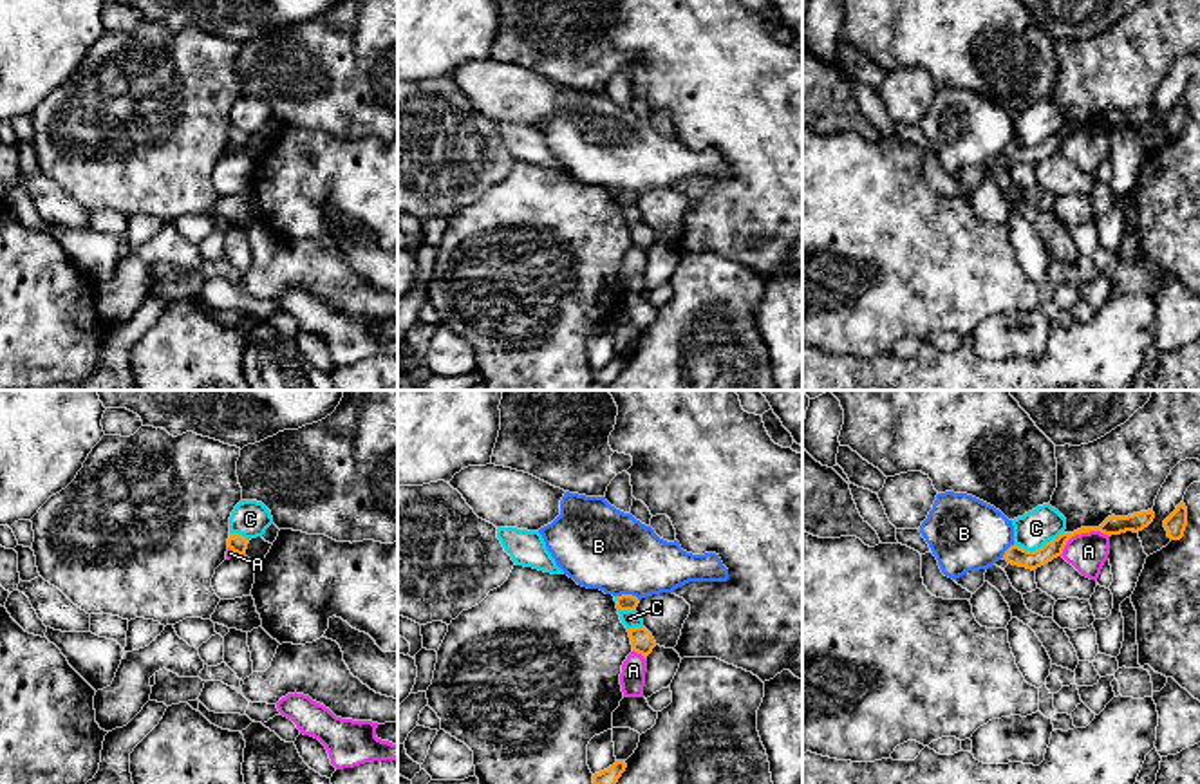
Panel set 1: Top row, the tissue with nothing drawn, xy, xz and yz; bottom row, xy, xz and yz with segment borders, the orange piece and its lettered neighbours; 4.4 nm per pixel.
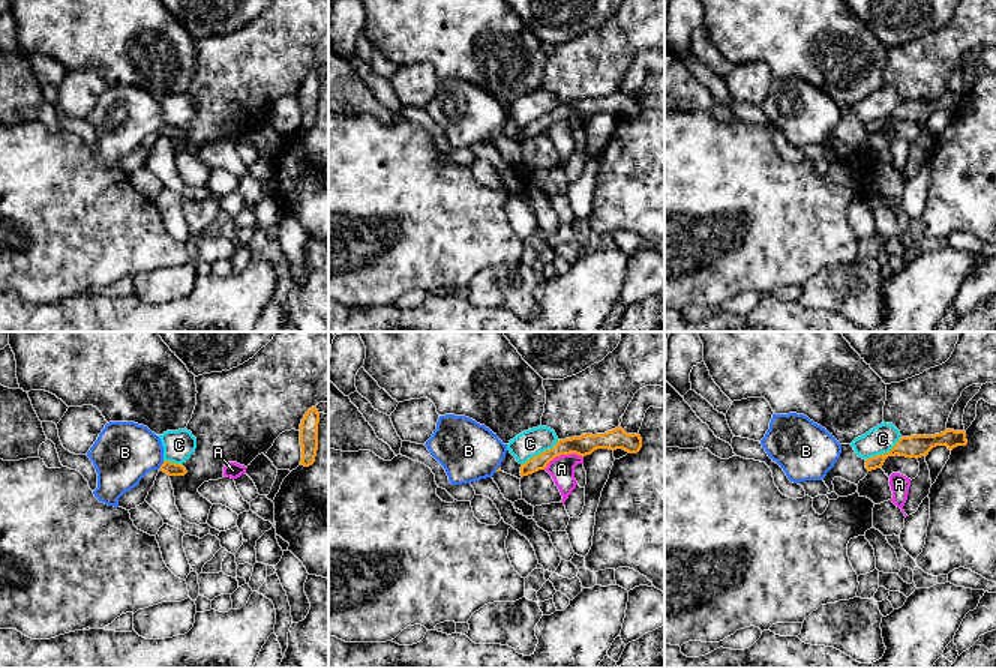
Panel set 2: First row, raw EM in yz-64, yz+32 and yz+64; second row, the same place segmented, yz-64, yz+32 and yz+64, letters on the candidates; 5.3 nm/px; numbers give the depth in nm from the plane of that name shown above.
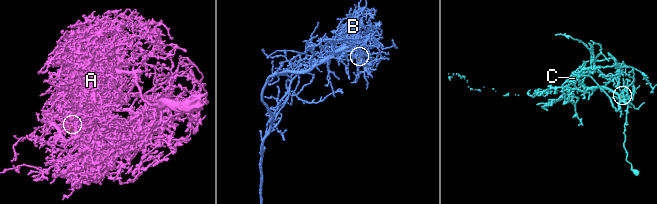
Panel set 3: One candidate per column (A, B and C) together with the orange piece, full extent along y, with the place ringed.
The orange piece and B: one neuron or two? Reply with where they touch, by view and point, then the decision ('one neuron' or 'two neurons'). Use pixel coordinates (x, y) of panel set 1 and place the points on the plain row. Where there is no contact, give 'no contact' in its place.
contact xz (628, 190); two neurons

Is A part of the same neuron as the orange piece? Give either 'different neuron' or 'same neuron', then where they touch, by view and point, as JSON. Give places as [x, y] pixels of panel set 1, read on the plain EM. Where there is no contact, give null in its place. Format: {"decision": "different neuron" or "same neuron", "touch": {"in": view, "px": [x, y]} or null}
{"decision": "different neuron", "touch": {"in": "yz", "px": [1081, 127]}}

